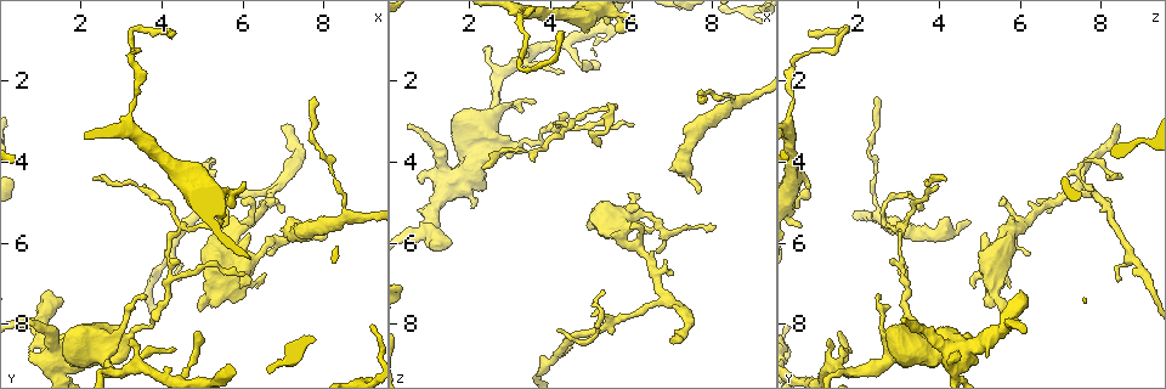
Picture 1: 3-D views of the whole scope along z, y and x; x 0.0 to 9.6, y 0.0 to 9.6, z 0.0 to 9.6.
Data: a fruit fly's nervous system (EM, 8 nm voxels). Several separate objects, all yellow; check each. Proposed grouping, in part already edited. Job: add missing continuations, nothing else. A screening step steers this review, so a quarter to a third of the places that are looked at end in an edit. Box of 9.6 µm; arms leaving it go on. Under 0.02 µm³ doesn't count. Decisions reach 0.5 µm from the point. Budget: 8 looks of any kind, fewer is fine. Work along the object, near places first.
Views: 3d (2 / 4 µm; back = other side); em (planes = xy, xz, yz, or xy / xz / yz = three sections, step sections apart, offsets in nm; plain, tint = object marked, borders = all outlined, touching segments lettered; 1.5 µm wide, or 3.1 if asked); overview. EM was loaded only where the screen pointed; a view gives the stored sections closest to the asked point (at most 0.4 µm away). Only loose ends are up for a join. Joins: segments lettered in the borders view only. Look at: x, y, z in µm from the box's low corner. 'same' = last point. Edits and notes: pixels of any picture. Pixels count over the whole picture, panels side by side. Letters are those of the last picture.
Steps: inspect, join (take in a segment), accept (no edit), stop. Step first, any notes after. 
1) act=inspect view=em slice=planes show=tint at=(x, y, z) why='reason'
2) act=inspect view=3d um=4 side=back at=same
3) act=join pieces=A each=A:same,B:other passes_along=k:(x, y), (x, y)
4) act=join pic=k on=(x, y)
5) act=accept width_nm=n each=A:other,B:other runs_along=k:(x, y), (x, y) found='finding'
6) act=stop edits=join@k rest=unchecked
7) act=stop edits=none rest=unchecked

act=inspect view=em slice=xy step=4 show=tint at=(7.65, 5.45, 4.75) why='thin end'

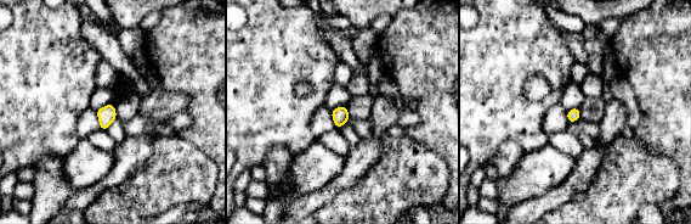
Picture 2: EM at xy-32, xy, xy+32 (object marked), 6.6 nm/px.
act=inspect view=em slice=planes show=borders at=same

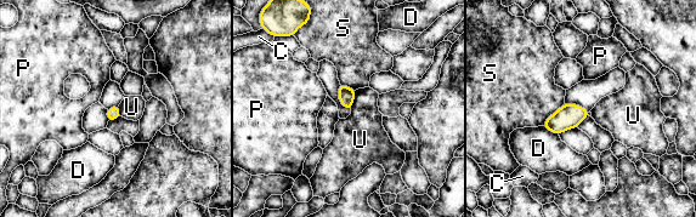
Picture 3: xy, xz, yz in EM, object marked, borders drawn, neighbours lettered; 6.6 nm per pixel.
act=accept each=C:other,D:other,P:other,S:other,U:other border=3:(356, 90), (350, 109) found='no lettered segment goes on from it'

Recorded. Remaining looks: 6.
act=inspect view=em slice=planes show=borders at=(7.00, 3.20, 8.50) why='an open end'

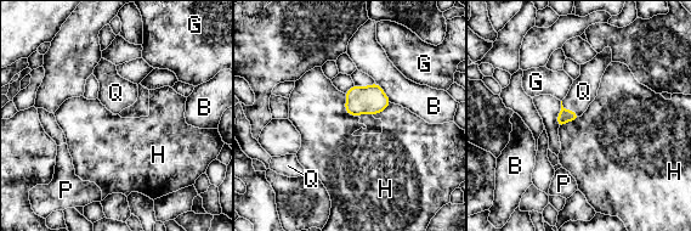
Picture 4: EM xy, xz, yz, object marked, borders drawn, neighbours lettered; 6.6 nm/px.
act=join pieces=Q each=B:other,G:other,H:other,P:other,Q:same passes_along=4:(565, 116), (568, 110), (583, 91) found='it goes on there'

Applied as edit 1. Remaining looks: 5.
act=inspect view=overview

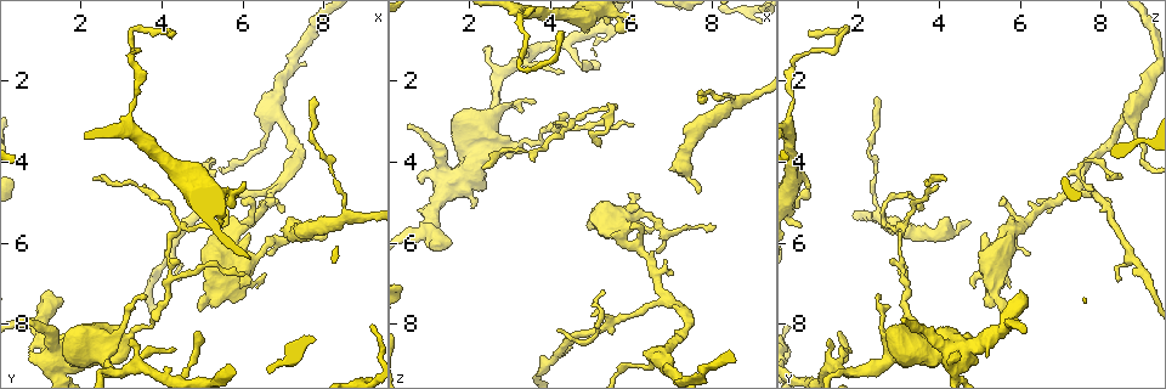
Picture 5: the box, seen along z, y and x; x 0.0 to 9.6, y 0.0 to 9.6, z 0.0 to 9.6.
act=inspect view=em slice=planes show=plain at=(1.30, 7.15, 6.00) why='thick end'

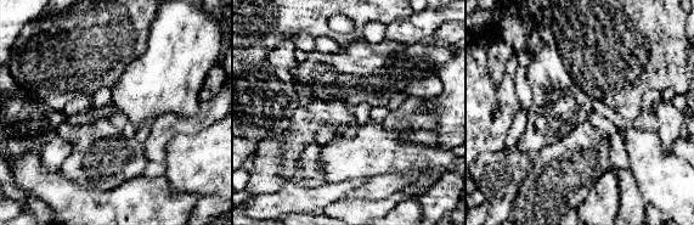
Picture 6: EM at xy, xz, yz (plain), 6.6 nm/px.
act=inspect view=em slice=planes show=borders at=same

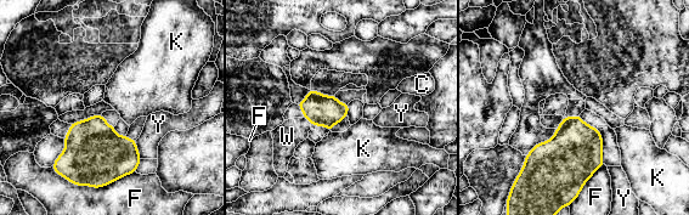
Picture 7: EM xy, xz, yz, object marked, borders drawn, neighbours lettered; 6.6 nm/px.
act=join pieces=W each=C:other,F:other,K:other,W:same,Y:other passes_along=7:(320, 109), (308, 119), (287, 136) found='it goes on there'

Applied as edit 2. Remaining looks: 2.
act=stop edits=join@4,join@7 rest=unchecked

